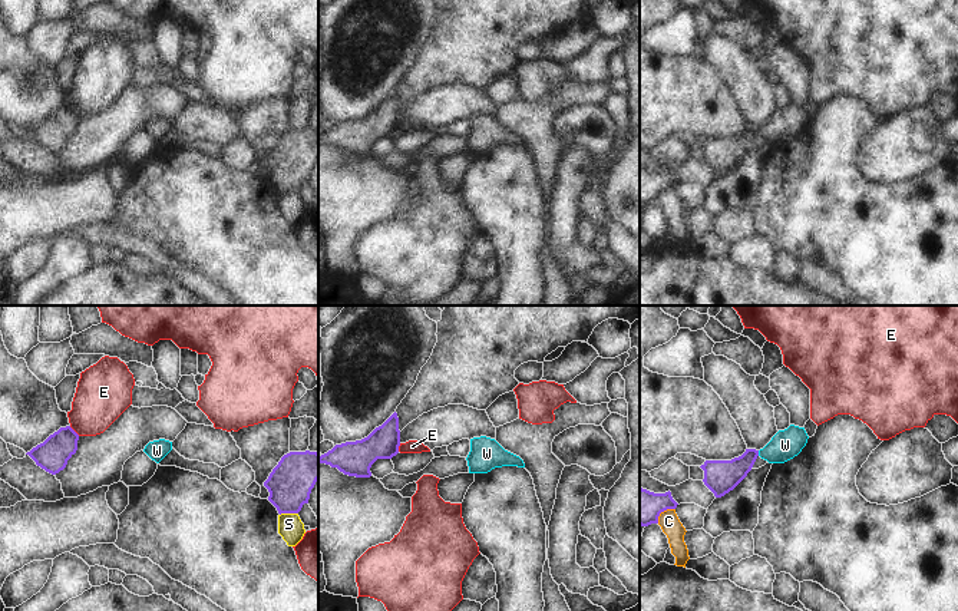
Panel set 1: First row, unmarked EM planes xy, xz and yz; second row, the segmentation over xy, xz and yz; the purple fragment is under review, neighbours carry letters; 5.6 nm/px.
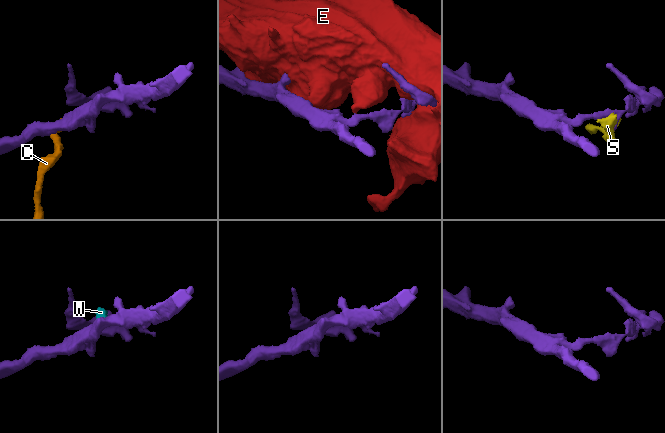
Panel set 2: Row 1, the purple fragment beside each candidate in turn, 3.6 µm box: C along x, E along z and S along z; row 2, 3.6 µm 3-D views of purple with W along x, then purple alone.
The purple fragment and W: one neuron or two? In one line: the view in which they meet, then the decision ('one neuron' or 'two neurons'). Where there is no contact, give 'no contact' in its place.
yz | one neuron

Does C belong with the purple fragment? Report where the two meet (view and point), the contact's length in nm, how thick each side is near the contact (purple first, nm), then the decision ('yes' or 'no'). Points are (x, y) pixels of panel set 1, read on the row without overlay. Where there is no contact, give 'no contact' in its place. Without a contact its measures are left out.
contact yz (663, 190); length 130 nm; calibres 200 and 120 nm; no

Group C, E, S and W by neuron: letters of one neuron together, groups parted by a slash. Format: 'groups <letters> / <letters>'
groups C S / E / W

